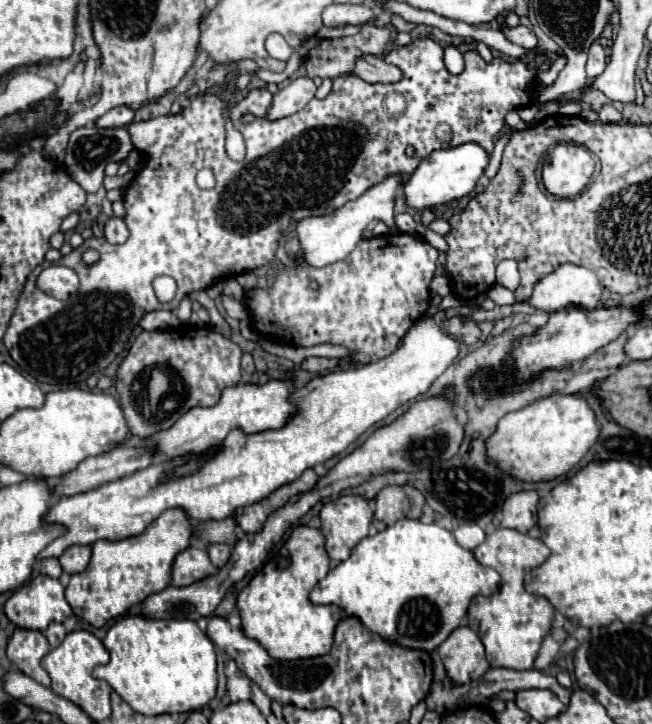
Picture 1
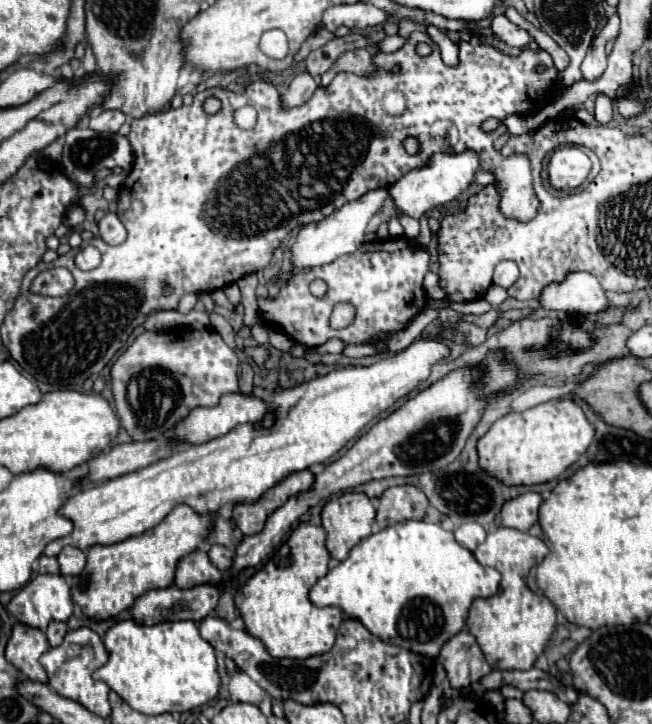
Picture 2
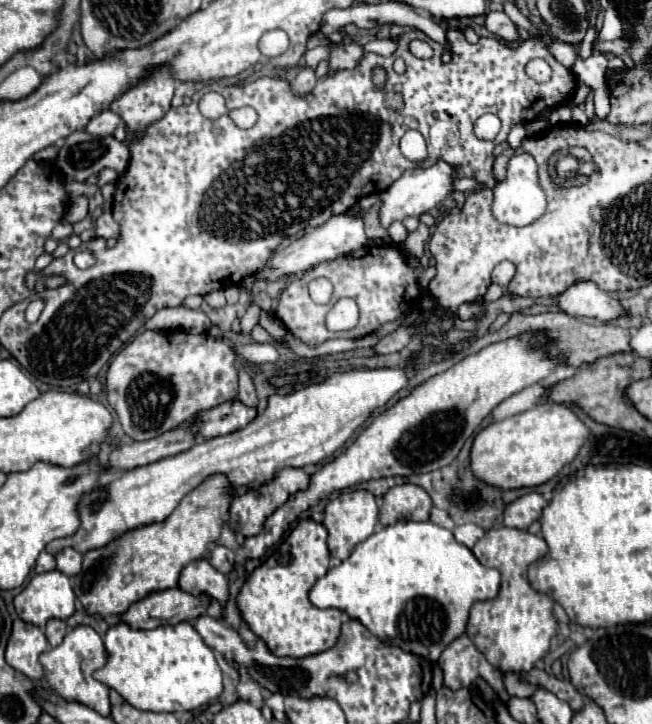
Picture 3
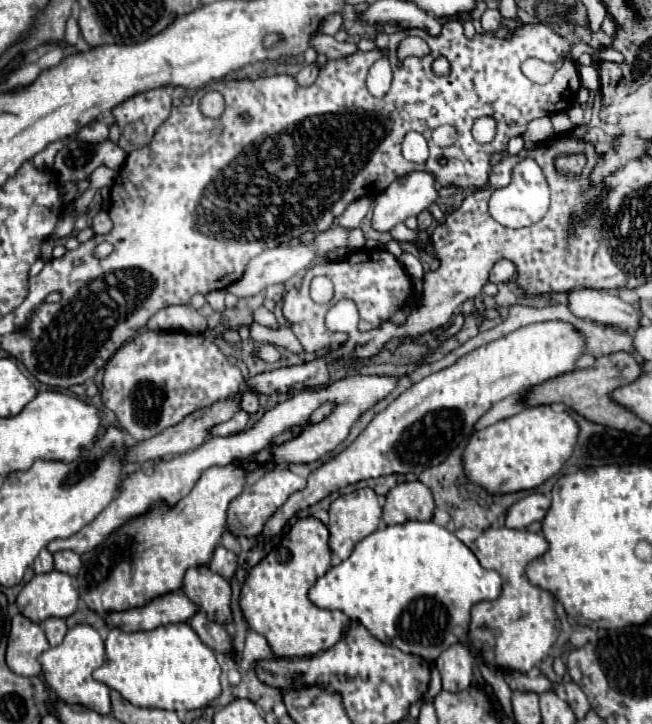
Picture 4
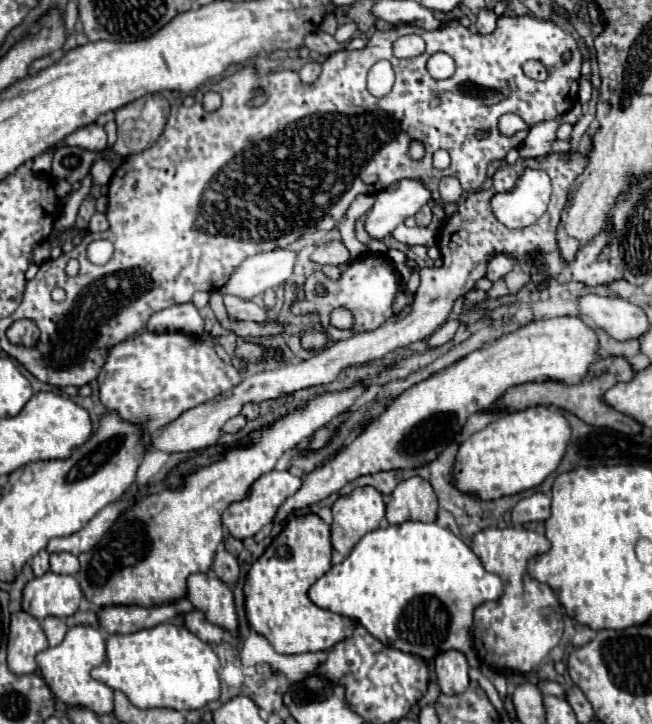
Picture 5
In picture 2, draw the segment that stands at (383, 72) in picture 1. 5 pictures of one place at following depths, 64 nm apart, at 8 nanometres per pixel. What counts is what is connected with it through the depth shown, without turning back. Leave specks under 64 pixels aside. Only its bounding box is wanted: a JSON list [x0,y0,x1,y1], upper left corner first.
[322,48,374,86]

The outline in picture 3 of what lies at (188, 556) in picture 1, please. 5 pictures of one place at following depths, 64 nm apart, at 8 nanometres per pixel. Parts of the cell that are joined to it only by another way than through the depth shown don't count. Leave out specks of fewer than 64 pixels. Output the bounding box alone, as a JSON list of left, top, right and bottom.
[178,560,228,606]

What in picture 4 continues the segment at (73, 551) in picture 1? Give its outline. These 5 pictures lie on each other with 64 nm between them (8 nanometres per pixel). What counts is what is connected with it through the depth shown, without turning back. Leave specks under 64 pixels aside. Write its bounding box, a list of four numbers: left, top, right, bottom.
[54,550,80,576]

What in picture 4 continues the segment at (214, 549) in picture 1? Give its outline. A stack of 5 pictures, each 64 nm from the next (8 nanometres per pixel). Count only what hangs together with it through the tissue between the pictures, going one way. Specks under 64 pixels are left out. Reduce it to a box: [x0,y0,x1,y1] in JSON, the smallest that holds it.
[208,546,236,580]

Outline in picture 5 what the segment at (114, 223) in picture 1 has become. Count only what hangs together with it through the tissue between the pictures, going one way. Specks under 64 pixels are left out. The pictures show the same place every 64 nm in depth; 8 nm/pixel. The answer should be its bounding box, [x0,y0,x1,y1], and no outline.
[88,212,108,233]

